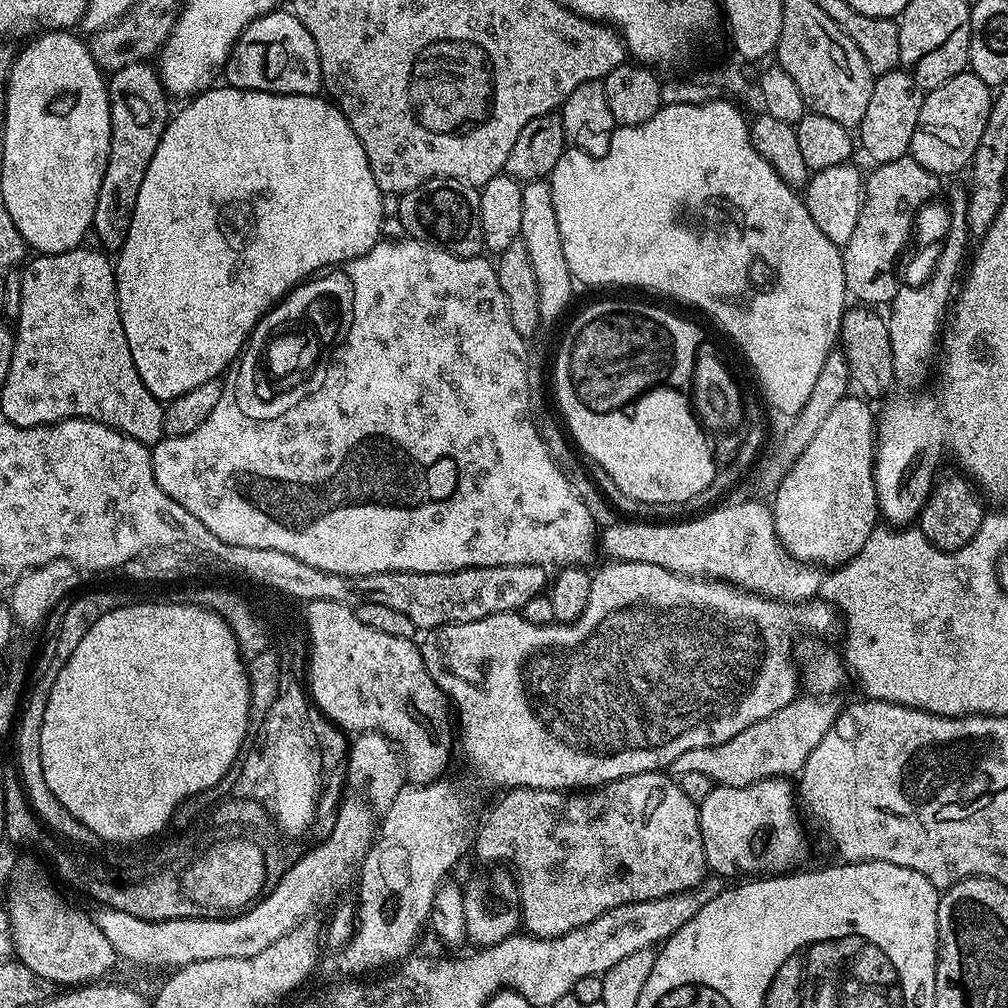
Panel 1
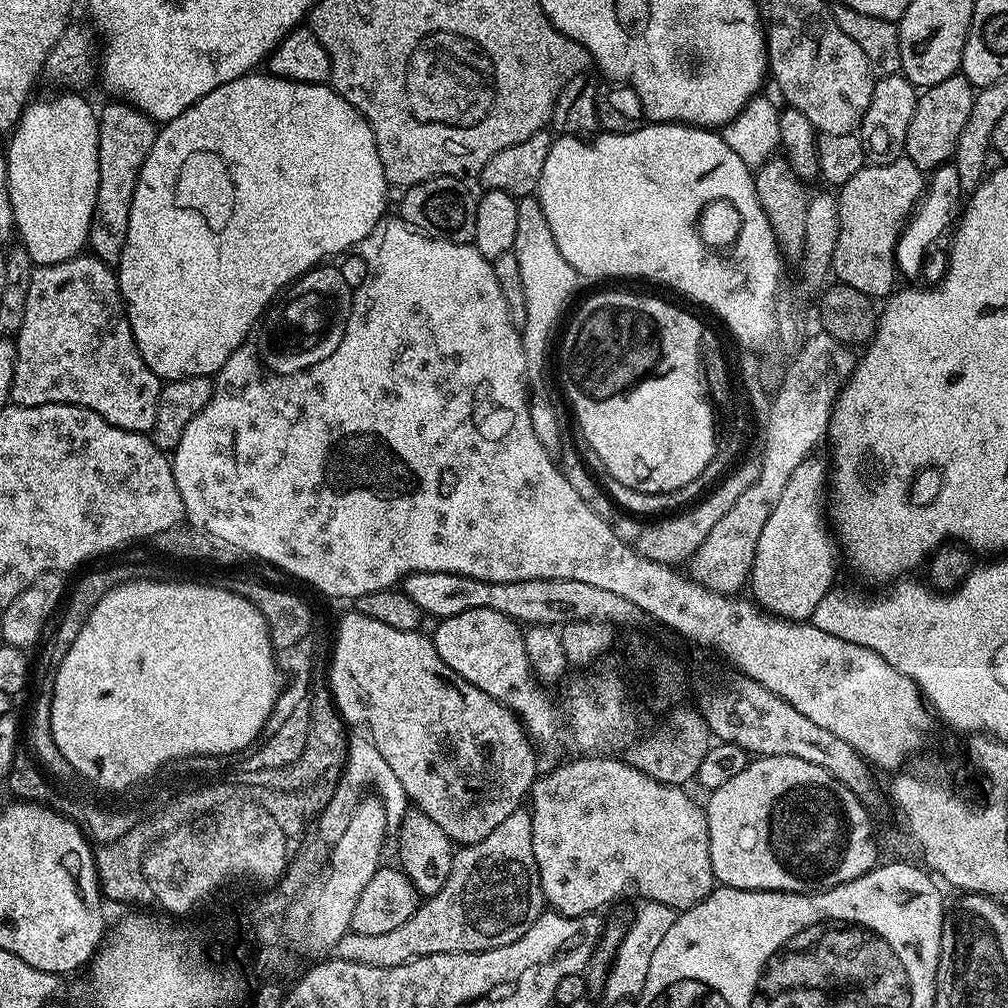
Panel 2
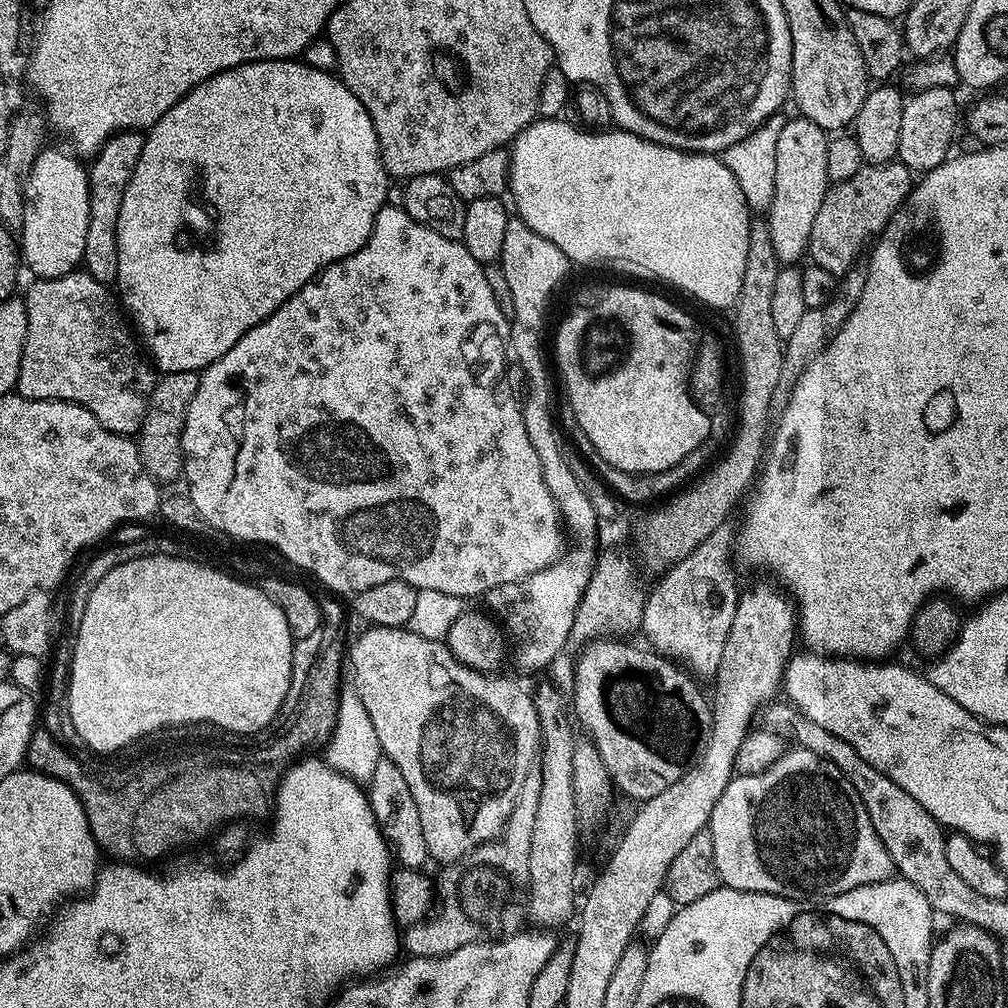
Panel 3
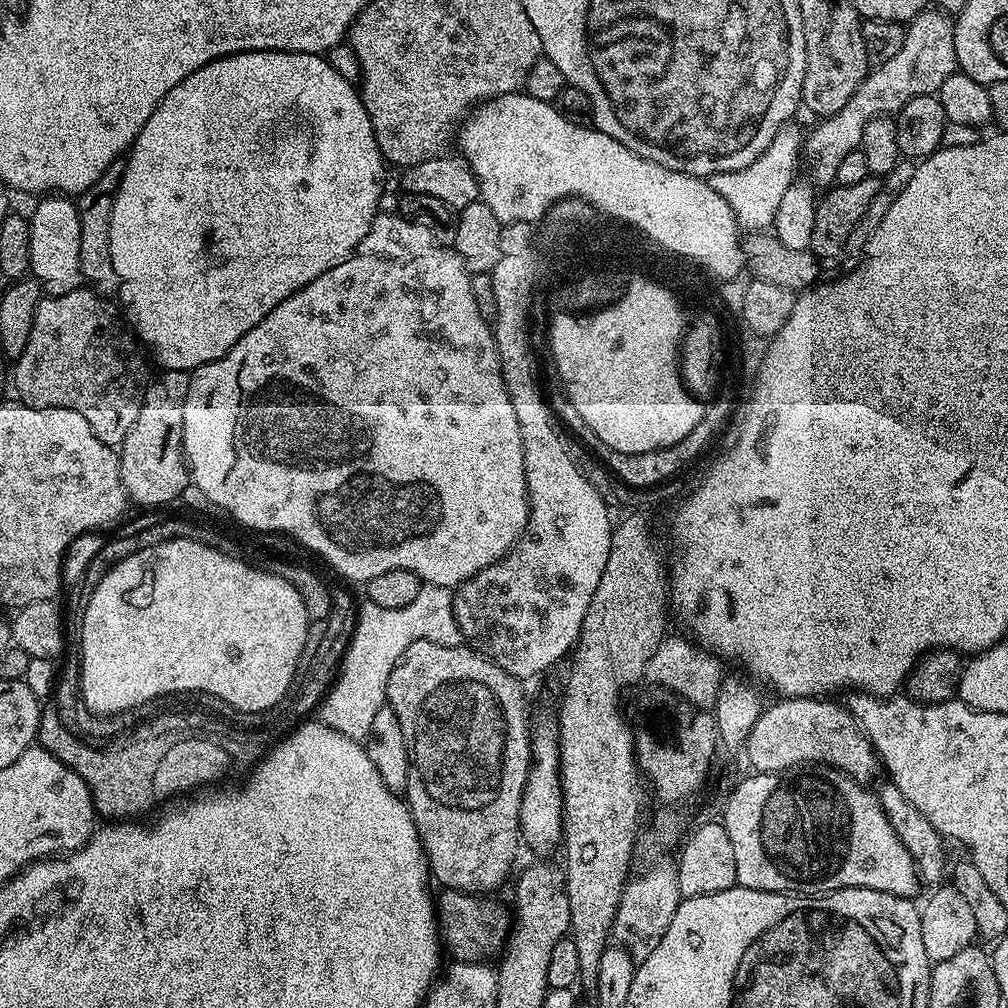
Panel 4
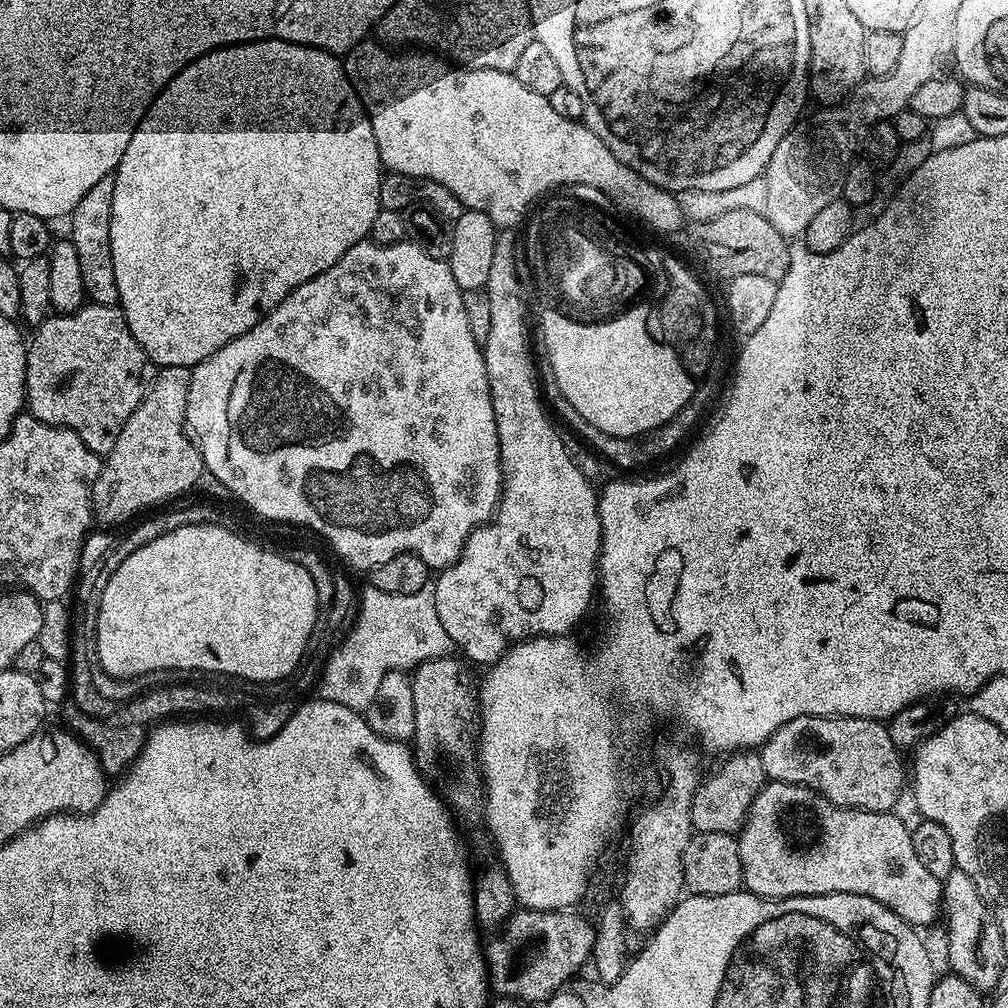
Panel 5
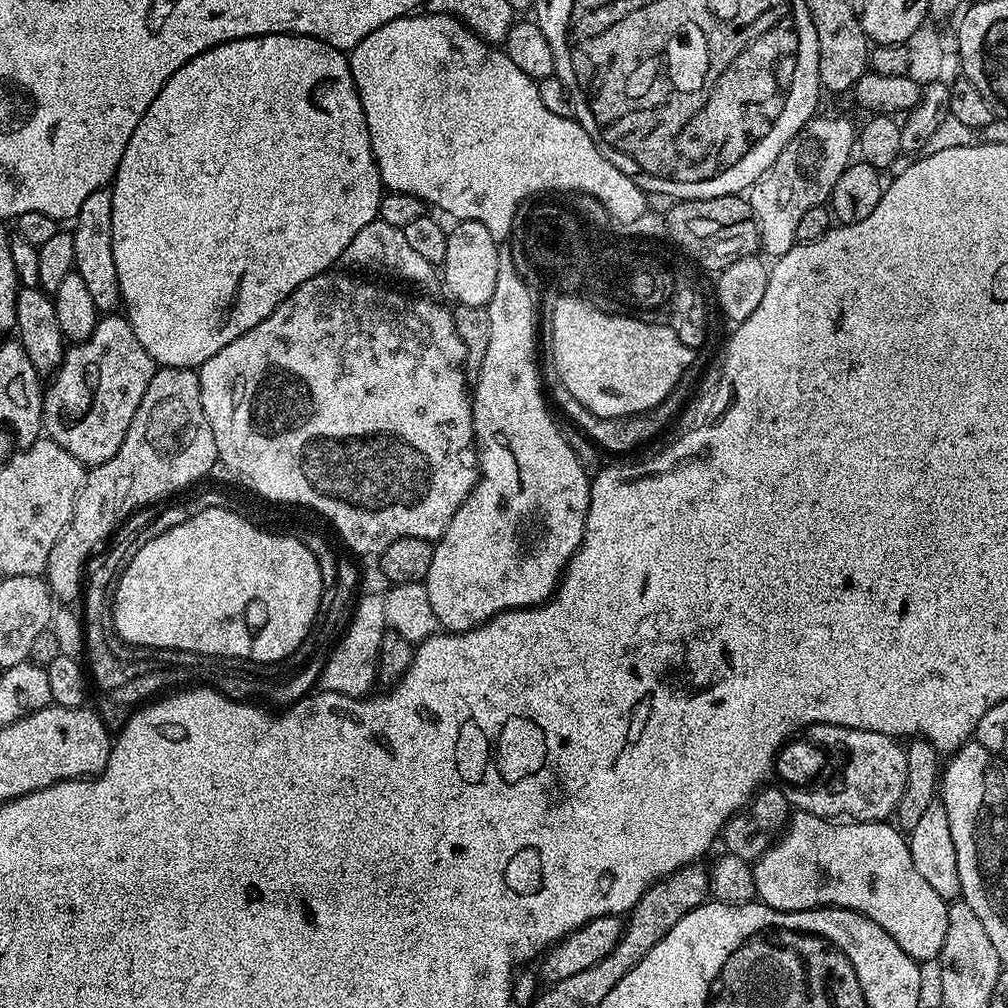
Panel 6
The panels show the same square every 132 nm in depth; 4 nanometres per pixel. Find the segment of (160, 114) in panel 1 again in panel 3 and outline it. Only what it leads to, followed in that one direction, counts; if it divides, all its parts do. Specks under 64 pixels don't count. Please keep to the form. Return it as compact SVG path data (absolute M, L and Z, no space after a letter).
M140 130L117 132L106 141L100 151L91 157L88 168L90 190L90 226L86 226L86 250L82 261L83 271L103 284L115 285L118 278L118 214L122 210L122 198L138 158L142 158L145 133Z

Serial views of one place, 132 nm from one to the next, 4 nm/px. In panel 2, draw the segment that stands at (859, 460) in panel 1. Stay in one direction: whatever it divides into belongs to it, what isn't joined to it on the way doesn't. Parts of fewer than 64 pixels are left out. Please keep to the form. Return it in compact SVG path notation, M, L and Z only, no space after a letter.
M816 454L808 456L794 470L794 474L791 474L786 490L782 490L782 498L778 498L778 506L770 510L770 518L766 518L766 526L762 526L762 534L756 543L750 577L750 589L752 588L750 596L765 612L779 616L781 620L811 621L818 602L822 602L824 595L833 591L835 585L832 583L836 580L838 548L834 543L833 533L826 523L825 513L822 511L822 497L826 492L826 481L830 476L830 468L825 461L823 464L817 456Z

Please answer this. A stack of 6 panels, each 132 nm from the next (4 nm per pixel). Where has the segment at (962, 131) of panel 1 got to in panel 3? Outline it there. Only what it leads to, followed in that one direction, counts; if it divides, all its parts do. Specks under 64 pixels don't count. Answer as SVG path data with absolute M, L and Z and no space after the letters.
M921 88L913 91L904 102L902 110L902 127L898 137L898 150L896 151L899 163L904 164L913 174L923 174L934 170L943 160L949 159L954 148L954 141L958 136L956 123L961 123L962 108L956 105L956 92L950 88Z

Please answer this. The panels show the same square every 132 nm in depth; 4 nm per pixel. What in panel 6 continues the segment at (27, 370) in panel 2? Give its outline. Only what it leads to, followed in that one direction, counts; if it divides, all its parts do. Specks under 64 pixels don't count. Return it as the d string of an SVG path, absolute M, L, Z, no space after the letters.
M101 315L94 326L94 334L90 334L88 340L73 343L65 351L64 361L43 389L43 435L58 442L66 454L74 454L85 466L114 458L157 367L150 354L142 350L142 342L138 342L127 316Z

